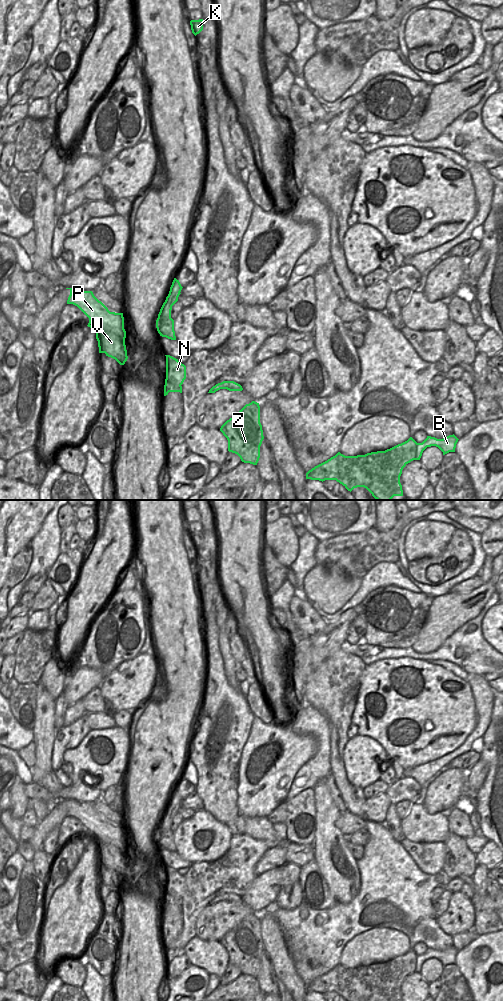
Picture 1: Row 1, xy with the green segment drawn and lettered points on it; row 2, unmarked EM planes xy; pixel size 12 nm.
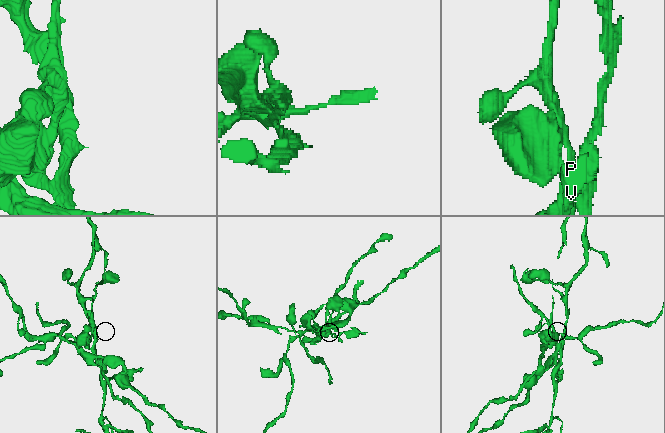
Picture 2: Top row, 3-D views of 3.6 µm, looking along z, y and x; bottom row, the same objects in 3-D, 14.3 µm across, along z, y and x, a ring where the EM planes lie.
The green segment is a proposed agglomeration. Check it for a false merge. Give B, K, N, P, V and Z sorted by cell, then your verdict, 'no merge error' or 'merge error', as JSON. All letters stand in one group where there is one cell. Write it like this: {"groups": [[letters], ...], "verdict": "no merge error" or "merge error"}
{"groups": [["B", "K", "N", "P", "Z"], ["V"]], "verdict": "merge error"}

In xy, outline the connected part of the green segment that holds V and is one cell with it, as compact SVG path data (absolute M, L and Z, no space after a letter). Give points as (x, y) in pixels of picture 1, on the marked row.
M92 320L88 325L96 333L98 341L99 353L105 353L106 356L115 359L120 365L124 365L128 359L125 340L112 332L107 332L101 324Z

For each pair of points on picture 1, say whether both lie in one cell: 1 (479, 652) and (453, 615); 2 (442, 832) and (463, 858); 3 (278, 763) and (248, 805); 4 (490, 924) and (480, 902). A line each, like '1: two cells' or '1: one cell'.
1: two cells
2: two cells
3: one cell
4: one cell

